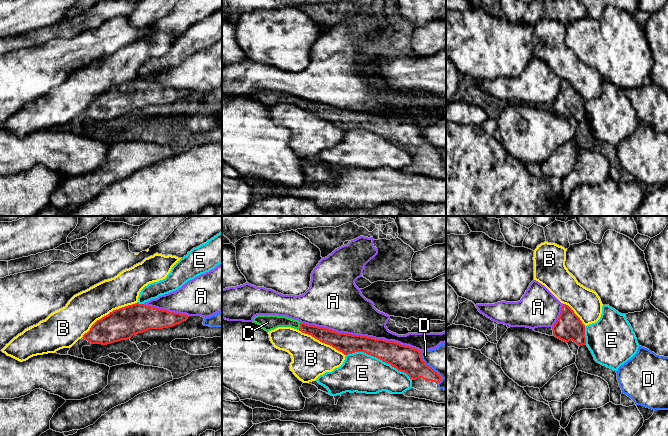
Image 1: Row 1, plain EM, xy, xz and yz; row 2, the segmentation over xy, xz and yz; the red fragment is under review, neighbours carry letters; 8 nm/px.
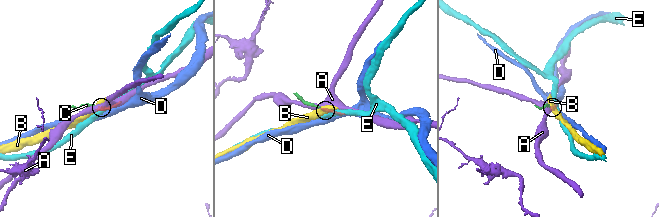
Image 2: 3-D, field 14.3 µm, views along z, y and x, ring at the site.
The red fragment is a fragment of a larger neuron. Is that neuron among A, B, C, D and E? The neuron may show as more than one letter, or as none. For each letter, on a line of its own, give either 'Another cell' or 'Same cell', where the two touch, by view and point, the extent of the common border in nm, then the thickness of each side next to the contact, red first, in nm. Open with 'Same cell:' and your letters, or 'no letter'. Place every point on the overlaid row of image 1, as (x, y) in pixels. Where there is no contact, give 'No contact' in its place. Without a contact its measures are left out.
Same cell: C
A: Another cell. Touches red at xz (360, 335). Shared border 1000 nm. Thickness 160 nm (red) against 380 nm
B: Another cell. Touches red at xy (109, 313). Shared border 550 nm. Thickness 260 nm (red) against 280 nm
C: Same cell. Touches red at xz (300, 326). Shared border 70 nm. Thickness 120 nm (red) against 130 nm
D: Another cell. Touches red at xz (430, 367). Shared border 300 nm. Thickness 220 nm (red) against 240 nm
E: Another cell. Touches red at xz (379, 358). Shared border 550 nm. Thickness 220 nm (red) against 320 nm

